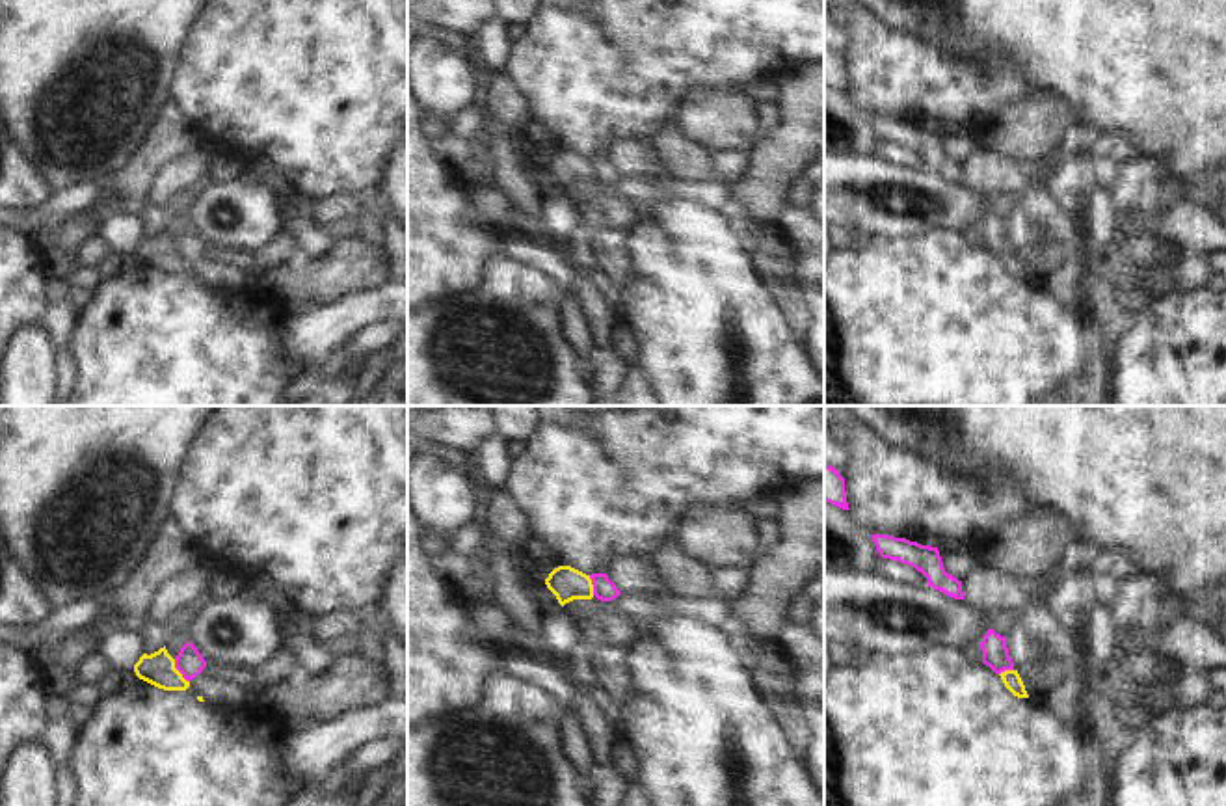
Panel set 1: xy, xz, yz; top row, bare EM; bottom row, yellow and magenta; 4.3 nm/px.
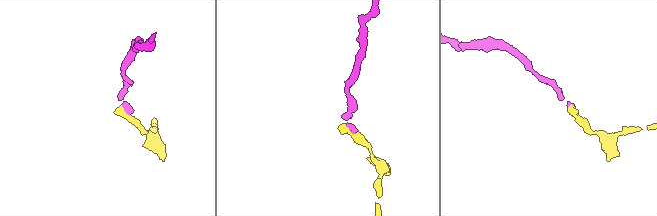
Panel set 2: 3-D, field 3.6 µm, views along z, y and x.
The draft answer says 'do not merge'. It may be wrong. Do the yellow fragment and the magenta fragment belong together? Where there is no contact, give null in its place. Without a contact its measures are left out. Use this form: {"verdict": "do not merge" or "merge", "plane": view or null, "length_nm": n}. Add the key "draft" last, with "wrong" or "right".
{"verdict": "do not merge", "plane": "xy", "length_nm": 120, "draft": "right"}

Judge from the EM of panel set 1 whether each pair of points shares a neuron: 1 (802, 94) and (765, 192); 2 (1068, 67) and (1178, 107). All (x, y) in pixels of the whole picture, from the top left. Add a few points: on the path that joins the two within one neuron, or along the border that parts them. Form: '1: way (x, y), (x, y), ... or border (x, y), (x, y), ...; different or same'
1: way (802, 118), (802, 133), (771, 168); same
2: way (1096, 67), (1139, 67), (1150, 79); same

